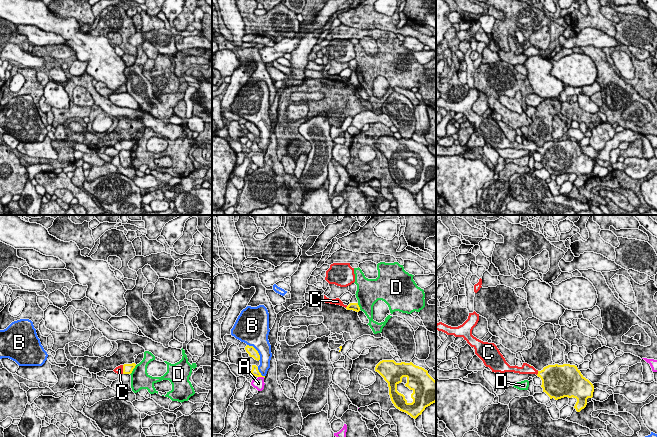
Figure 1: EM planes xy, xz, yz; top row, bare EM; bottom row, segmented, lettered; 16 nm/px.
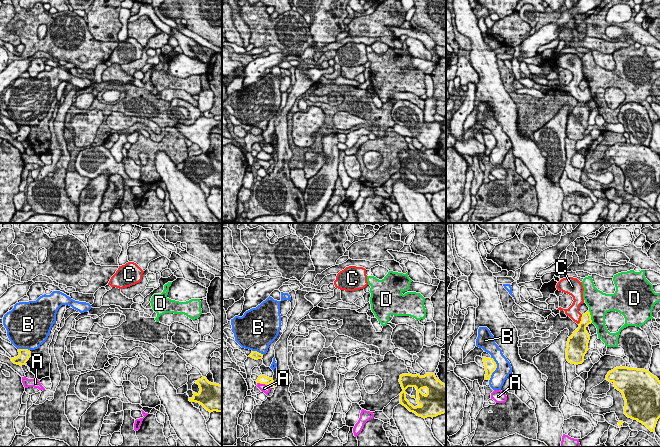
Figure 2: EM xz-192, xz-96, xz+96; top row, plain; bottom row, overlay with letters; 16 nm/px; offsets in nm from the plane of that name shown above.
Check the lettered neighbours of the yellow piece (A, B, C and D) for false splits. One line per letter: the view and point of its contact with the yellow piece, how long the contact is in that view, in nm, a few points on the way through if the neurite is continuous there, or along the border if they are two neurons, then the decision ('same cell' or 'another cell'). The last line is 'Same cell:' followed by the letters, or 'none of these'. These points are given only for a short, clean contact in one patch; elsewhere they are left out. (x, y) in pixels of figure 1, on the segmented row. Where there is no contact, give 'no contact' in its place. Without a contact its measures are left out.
A: contact xz (261, 376); length 110 nm; another cell
B: contact xz (257, 351); length 340 nm; another cell
C: contact xy (123, 369); length 140 nm; way xy (127, 368), (123, 369), (119, 370); same cell
D: contact xy (132, 370); length 190 nm; another cell
Same cell: C

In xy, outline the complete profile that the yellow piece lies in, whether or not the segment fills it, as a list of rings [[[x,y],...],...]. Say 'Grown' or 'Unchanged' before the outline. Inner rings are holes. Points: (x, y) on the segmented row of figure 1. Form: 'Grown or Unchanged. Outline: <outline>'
Grown. Outline: [[[124,364],[116,367],[113,371],[119,375],[121,374],[131,374],[133,369],[135,368],[136,364]]]

